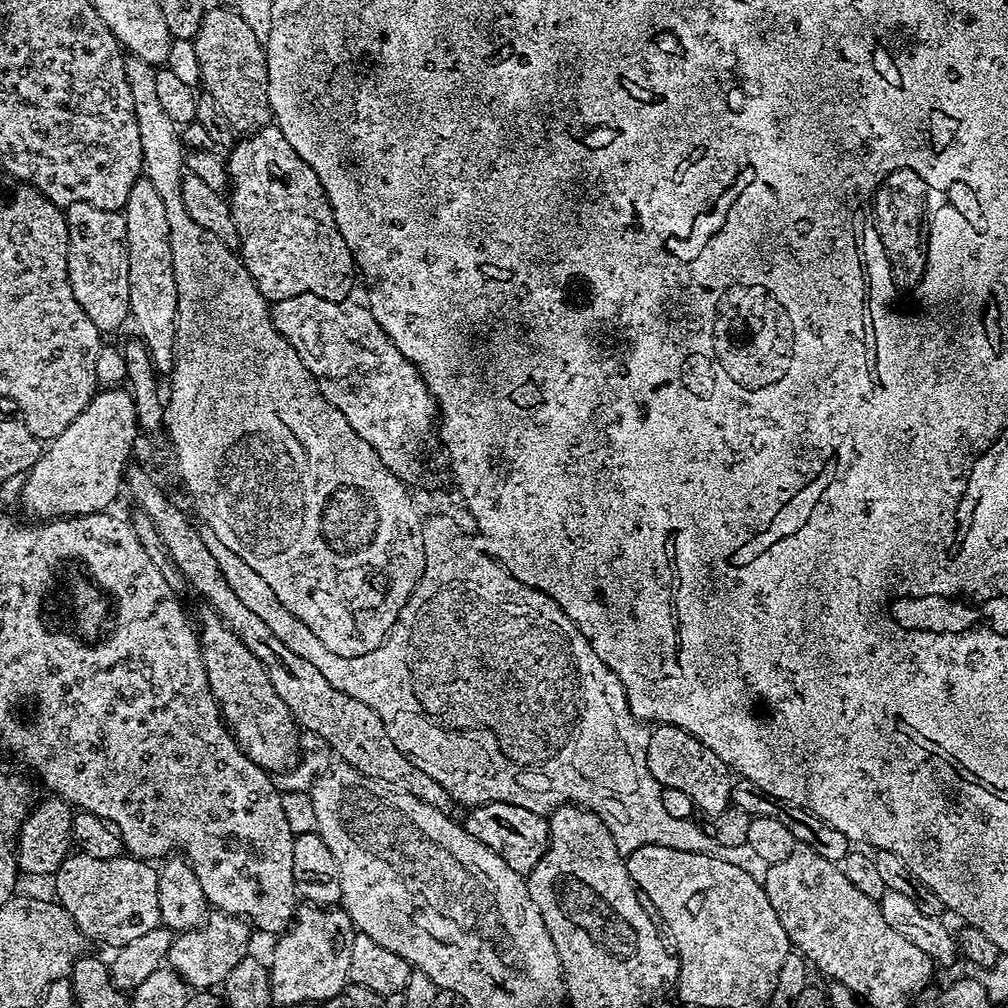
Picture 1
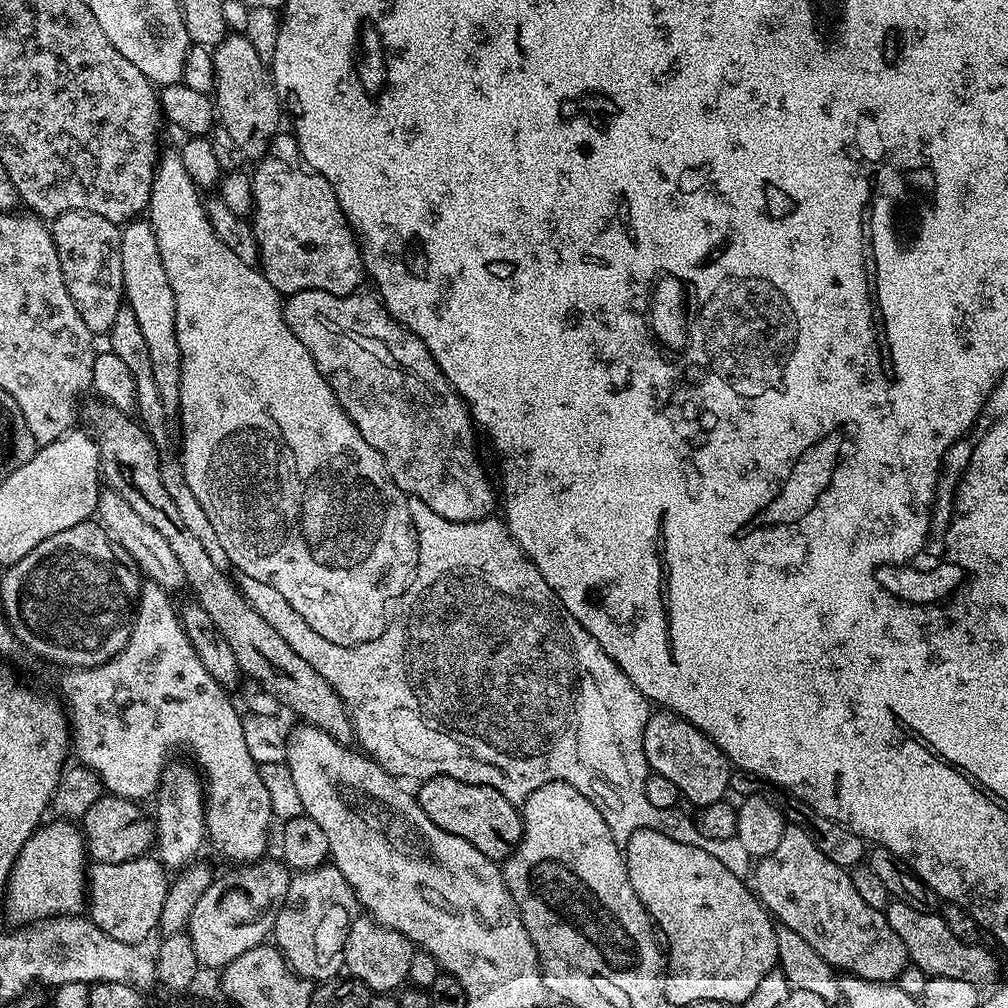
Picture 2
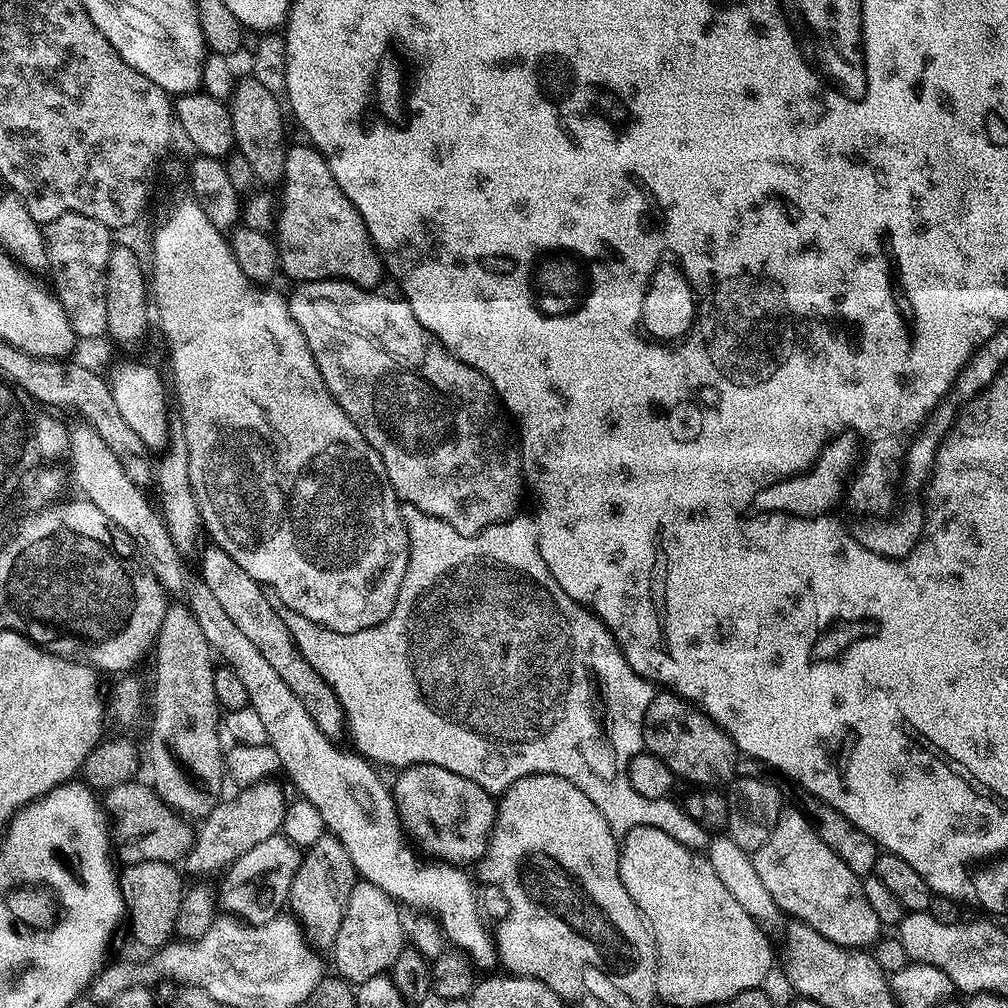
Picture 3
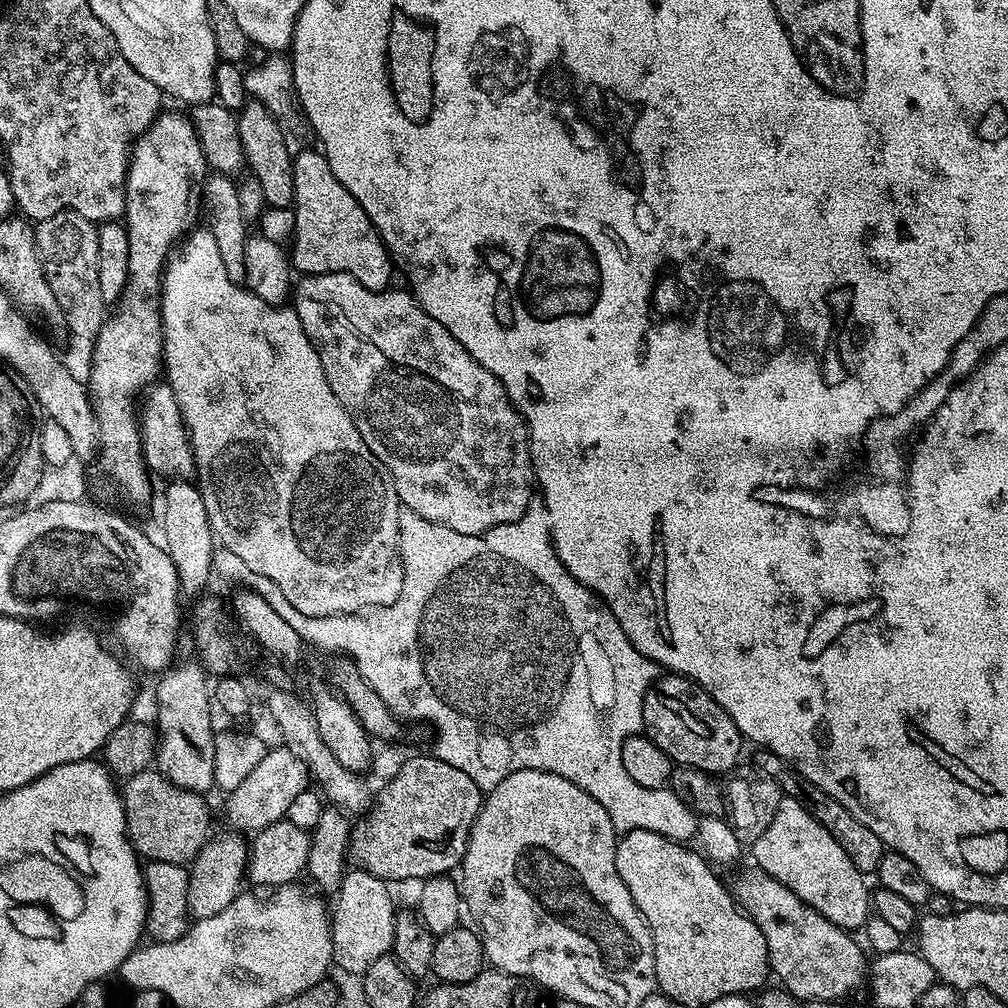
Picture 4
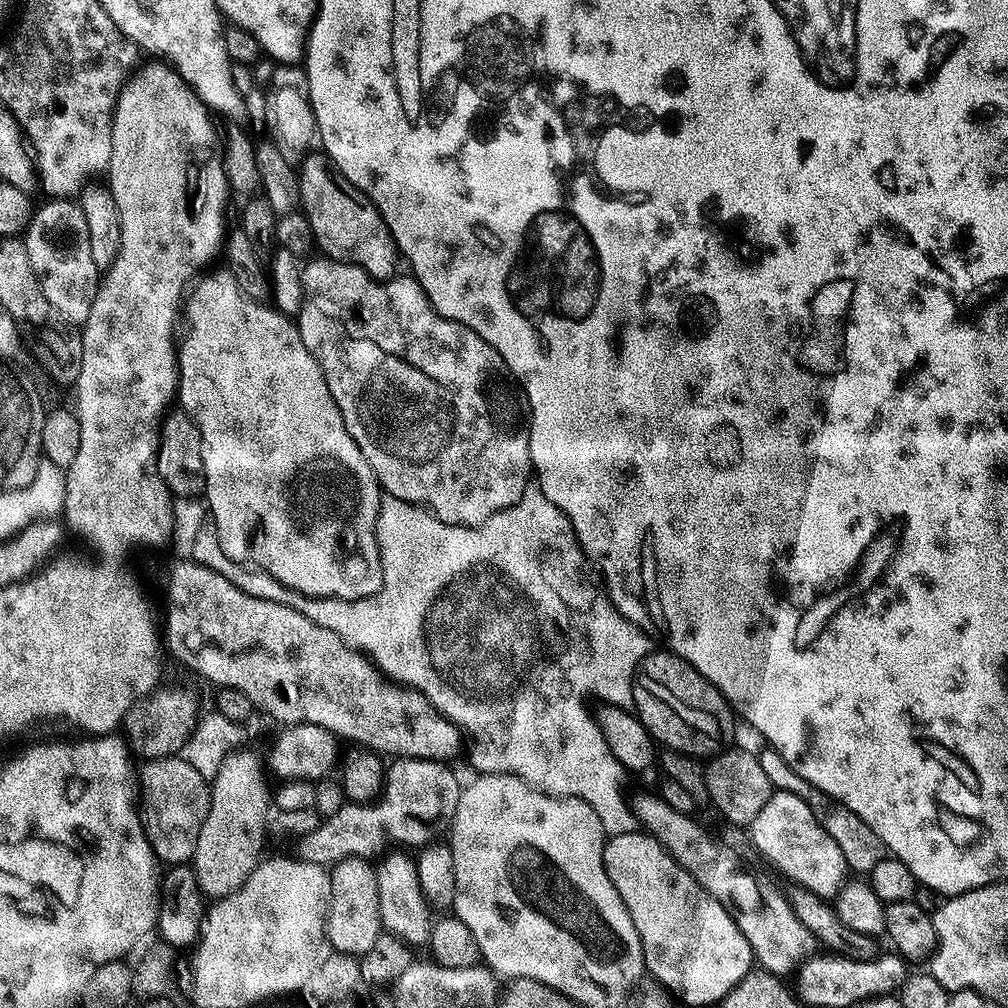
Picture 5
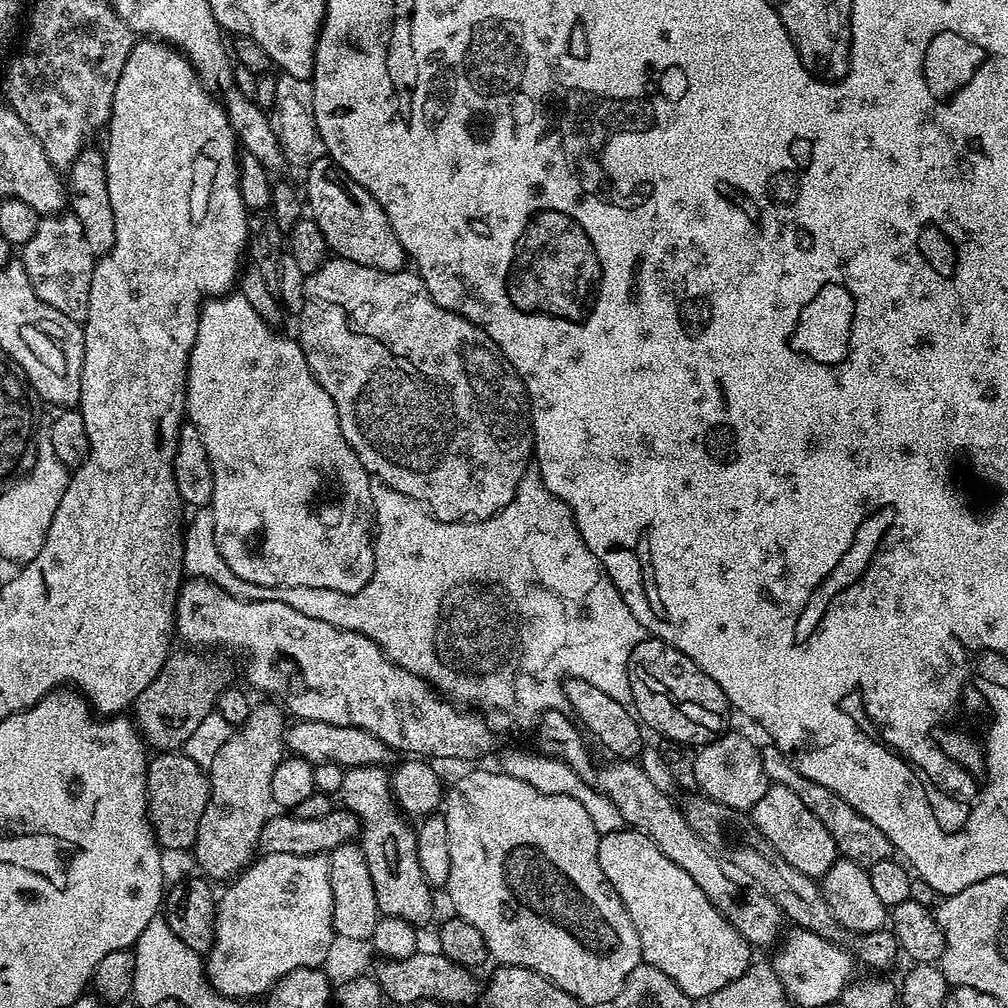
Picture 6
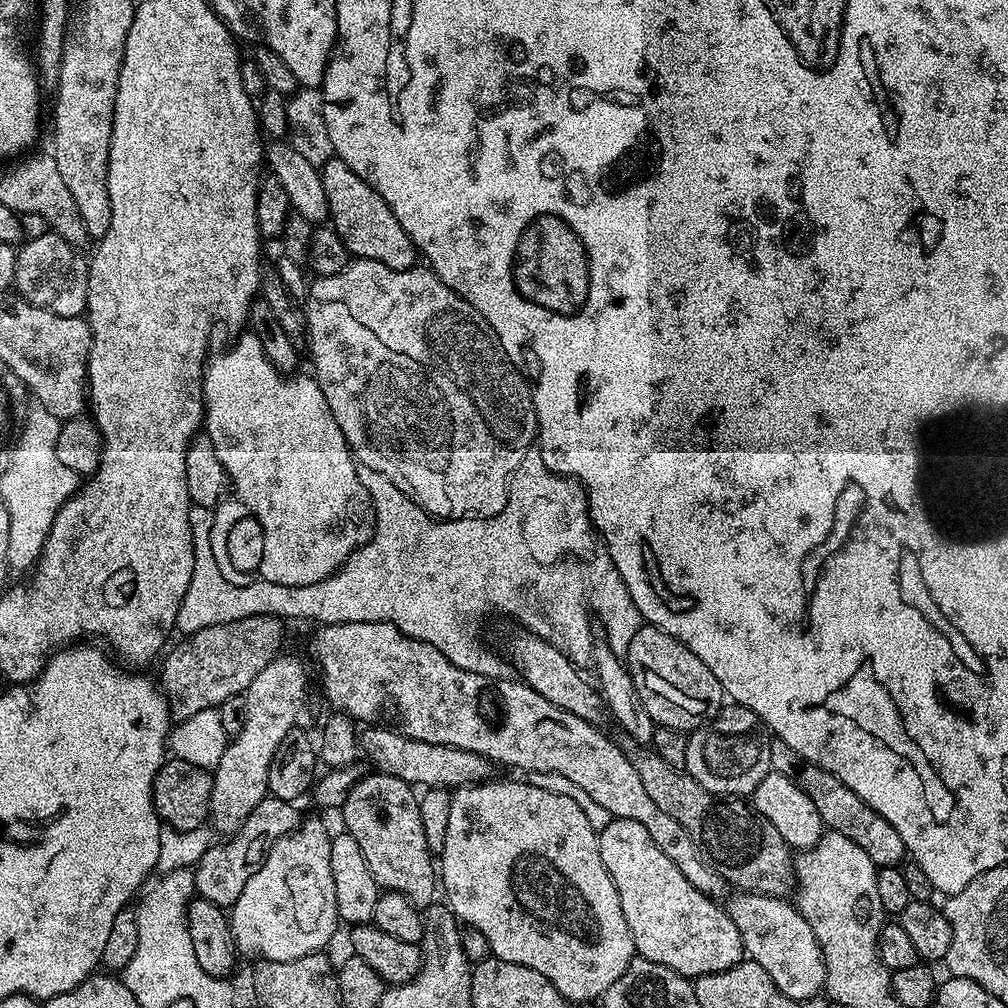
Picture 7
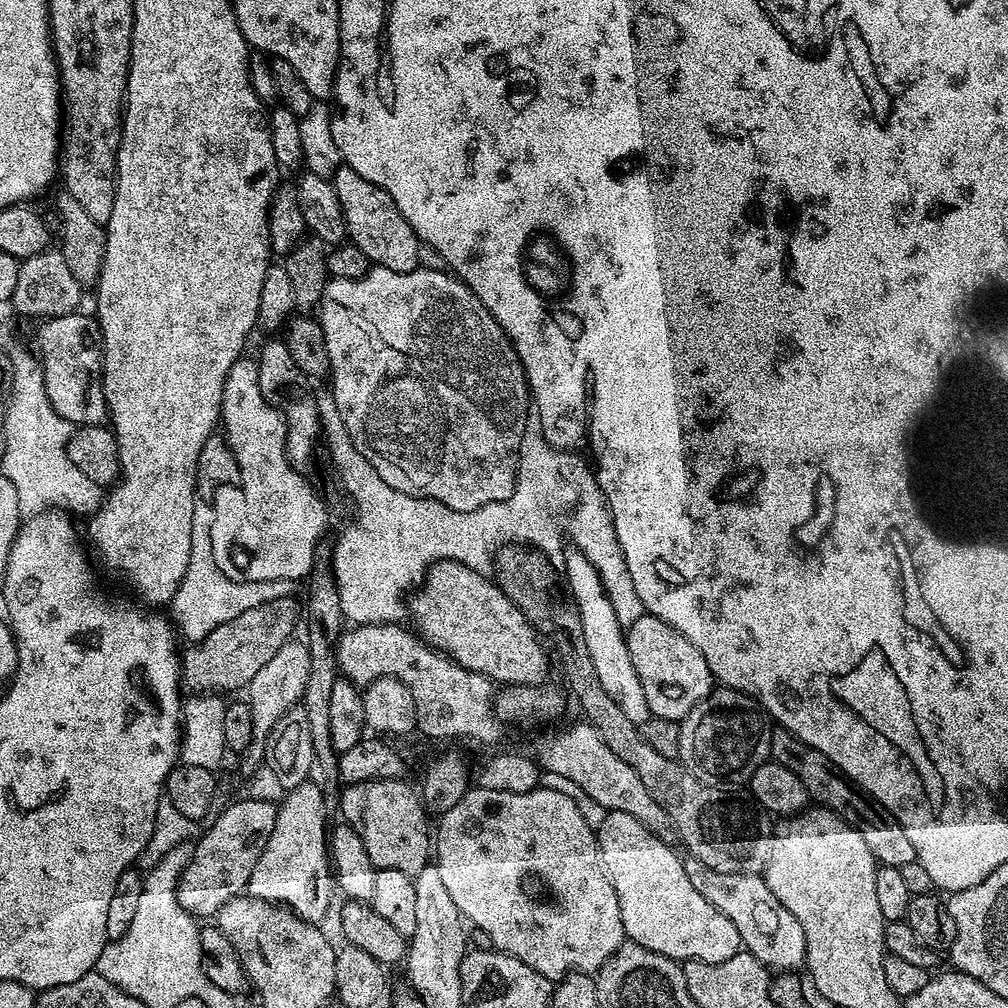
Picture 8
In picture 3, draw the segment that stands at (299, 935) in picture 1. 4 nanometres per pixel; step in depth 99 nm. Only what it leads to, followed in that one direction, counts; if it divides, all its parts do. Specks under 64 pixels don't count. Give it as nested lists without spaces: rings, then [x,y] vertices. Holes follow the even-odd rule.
[[[326,834],[318,838],[318,842],[303,853],[298,872],[289,888],[286,908],[304,932],[304,939],[313,948],[328,950],[335,945],[357,879],[354,862],[350,862],[346,846],[342,846],[336,836]]]

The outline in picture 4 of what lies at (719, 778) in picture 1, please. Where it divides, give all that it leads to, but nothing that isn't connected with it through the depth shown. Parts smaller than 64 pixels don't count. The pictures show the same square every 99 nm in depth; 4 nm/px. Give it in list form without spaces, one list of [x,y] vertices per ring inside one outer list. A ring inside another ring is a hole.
[[[661,675],[644,695],[642,718],[647,737],[665,752],[673,765],[697,768],[709,774],[728,774],[737,767],[735,764],[740,760],[742,737],[734,718],[730,718],[730,714],[726,714],[726,710],[718,706],[718,702],[714,702],[714,698],[706,689],[699,688],[694,681],[685,676]]]

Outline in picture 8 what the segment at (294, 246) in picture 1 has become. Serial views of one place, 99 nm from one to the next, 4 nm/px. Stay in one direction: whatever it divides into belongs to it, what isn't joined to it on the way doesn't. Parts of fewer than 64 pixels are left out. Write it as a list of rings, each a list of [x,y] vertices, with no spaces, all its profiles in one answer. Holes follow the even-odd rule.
[[[341,166],[330,179],[342,206],[346,236],[351,244],[358,246],[358,250],[362,250],[373,265],[395,272],[414,271],[421,263],[422,241],[416,237],[410,222],[402,218],[394,198],[390,198],[387,190],[368,182],[362,178],[362,174],[358,174],[358,170],[347,166]]]

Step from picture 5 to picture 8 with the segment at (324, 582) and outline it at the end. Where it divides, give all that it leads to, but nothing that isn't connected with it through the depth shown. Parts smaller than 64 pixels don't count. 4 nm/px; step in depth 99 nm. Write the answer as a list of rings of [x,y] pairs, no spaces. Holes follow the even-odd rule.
[[[241,358],[230,366],[230,374],[224,383],[224,403],[222,405],[222,435],[227,440],[240,471],[239,483],[247,485],[248,496],[256,504],[255,518],[252,522],[255,532],[255,560],[252,561],[252,575],[261,580],[300,580],[309,575],[316,562],[316,549],[321,547],[320,535],[328,524],[328,508],[324,500],[312,489],[303,471],[292,467],[284,453],[284,418],[280,409],[273,406],[267,396],[262,394],[258,384],[256,360]]]

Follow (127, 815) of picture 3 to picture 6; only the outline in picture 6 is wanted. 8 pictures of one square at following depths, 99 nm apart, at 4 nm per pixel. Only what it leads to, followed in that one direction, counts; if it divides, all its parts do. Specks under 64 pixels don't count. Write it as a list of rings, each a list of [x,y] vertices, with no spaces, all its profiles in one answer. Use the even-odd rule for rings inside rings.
[[[183,751],[160,752],[148,761],[148,820],[156,835],[156,842],[161,849],[180,852],[183,848],[191,849],[198,838],[198,822],[202,822],[202,814],[206,810],[206,802],[210,794],[208,772]]]

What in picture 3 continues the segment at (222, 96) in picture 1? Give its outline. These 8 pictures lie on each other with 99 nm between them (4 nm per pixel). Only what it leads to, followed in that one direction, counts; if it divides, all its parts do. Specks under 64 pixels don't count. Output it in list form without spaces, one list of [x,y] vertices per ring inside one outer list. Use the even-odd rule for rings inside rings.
[[[251,74],[245,75],[245,80],[237,79],[235,81],[235,87],[232,89],[232,94],[230,97],[230,103],[228,104],[228,113],[230,114],[230,122],[234,128],[234,138],[236,143],[234,145],[235,151],[238,151],[242,154],[242,158],[246,158],[246,162],[250,162],[250,170],[254,170],[257,181],[264,186],[272,186],[268,184],[277,183],[278,177],[283,173],[284,163],[286,162],[286,143],[284,144],[284,112],[285,109],[282,107],[280,109],[280,104],[278,101],[277,93],[266,90],[266,86],[262,86],[262,82],[258,82]]]

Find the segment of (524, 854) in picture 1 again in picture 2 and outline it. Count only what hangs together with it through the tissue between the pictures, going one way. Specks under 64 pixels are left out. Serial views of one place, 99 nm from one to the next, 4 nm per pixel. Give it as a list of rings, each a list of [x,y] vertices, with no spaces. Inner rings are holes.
[[[432,776],[423,781],[419,788],[420,792],[417,791],[415,797],[422,810],[426,810],[430,822],[458,838],[466,838],[466,842],[482,850],[486,858],[503,862],[519,846],[524,833],[521,809],[498,794],[498,790],[490,786],[458,782],[458,778],[449,776]]]

